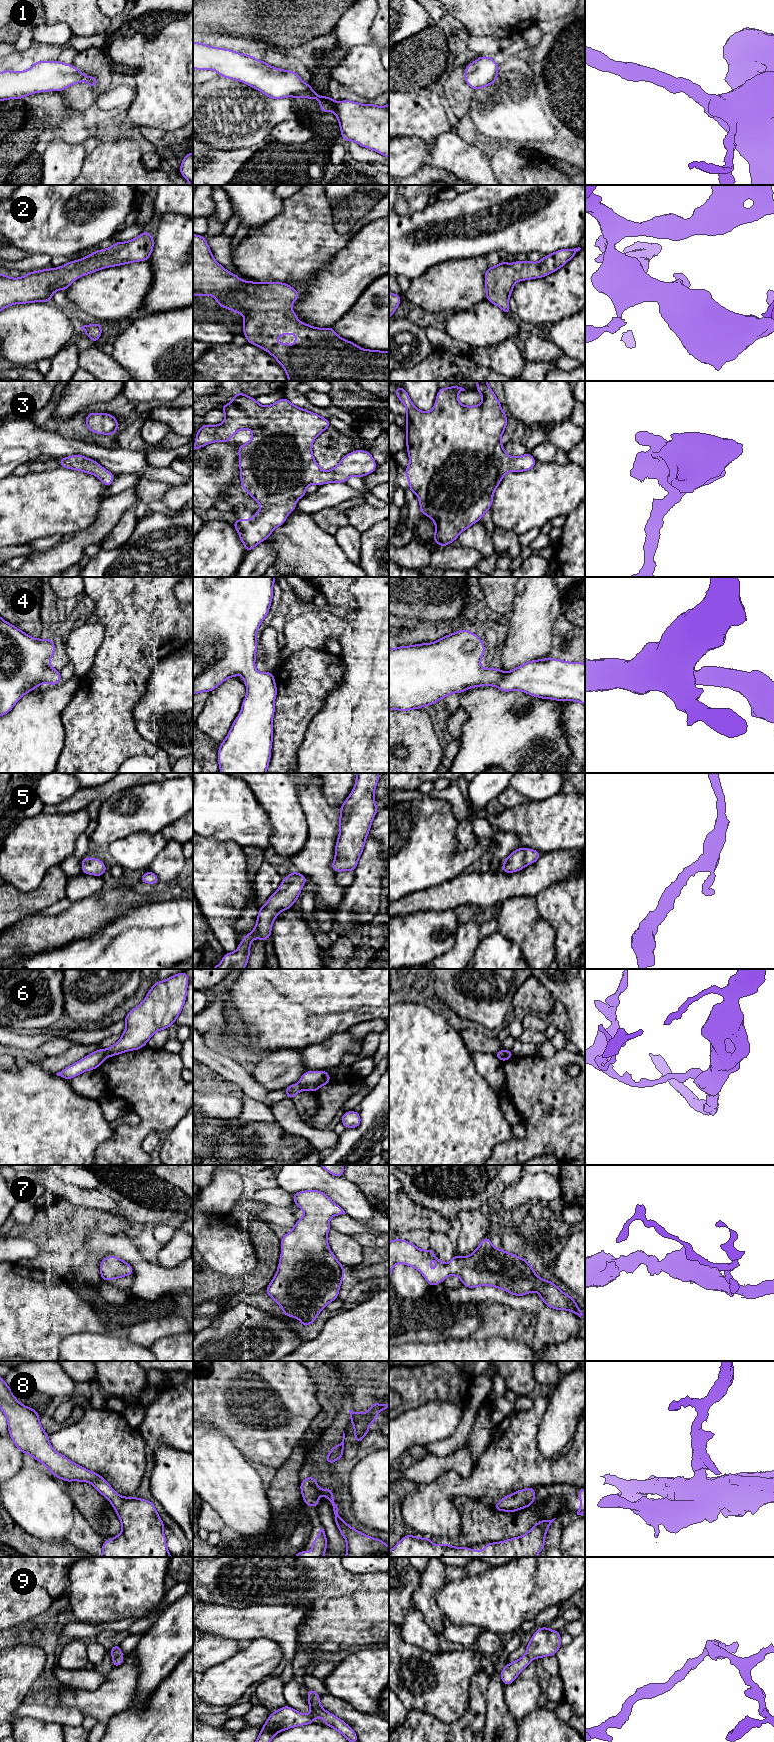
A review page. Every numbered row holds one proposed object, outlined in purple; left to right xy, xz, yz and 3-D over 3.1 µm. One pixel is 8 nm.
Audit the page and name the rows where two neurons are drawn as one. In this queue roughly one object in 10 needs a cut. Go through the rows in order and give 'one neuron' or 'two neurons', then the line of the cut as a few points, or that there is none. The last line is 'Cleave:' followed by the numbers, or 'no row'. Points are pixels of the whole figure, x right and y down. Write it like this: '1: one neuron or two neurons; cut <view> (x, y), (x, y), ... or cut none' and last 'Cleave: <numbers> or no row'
1: one neuron; cut none
2: one neuron; cut none
3: one neuron; cut none
4: one neuron; cut none
5: one neuron; cut none
6: two neurons; cut yz (506, 1050), (501, 1060)
7: one neuron; cut none
8: one neuron; cut none
9: one neuron; cut none
Cleave: 6

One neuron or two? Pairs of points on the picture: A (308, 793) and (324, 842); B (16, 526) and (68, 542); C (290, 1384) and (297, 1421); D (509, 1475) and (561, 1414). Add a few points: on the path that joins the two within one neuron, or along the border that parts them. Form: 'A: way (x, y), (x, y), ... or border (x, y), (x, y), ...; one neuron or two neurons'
A: way (314, 805), (323, 819), (323, 830); one neuron
B: border (84, 529), (62, 536); two neurons
C: way (290, 1393), (290, 1412); one neuron
D: border (542, 1420), (536, 1447), (544, 1456), (555, 1458); two neurons

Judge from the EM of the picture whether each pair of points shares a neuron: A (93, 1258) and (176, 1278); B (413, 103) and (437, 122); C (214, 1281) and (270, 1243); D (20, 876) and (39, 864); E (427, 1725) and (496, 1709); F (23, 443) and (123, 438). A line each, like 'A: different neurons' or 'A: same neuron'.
A: same neuron
B: same neuron
C: same neuron
D: same neuron
E: different neurons
F: different neurons

